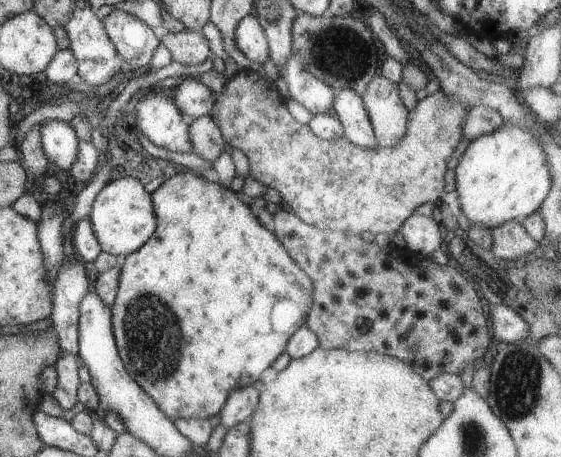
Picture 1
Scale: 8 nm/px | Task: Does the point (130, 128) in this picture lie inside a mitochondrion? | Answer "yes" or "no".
no

